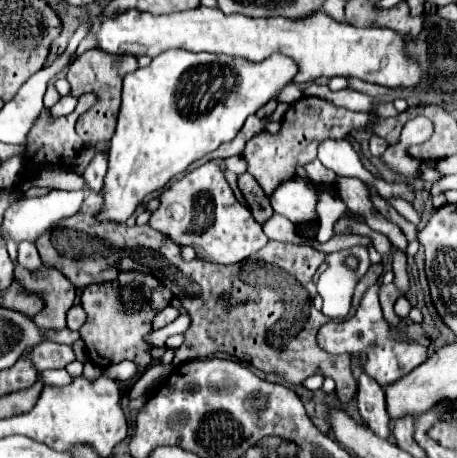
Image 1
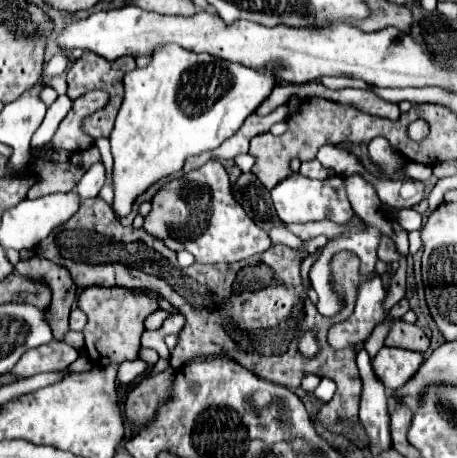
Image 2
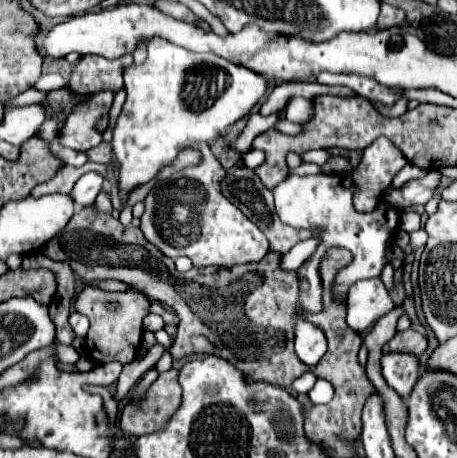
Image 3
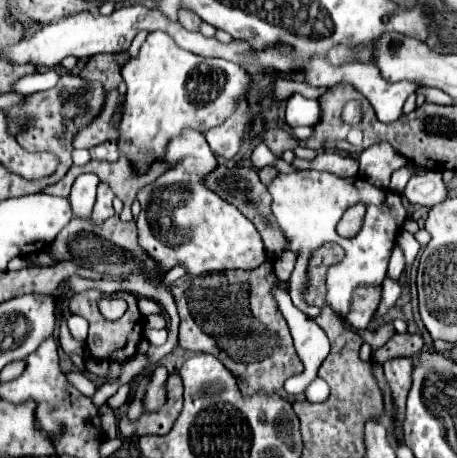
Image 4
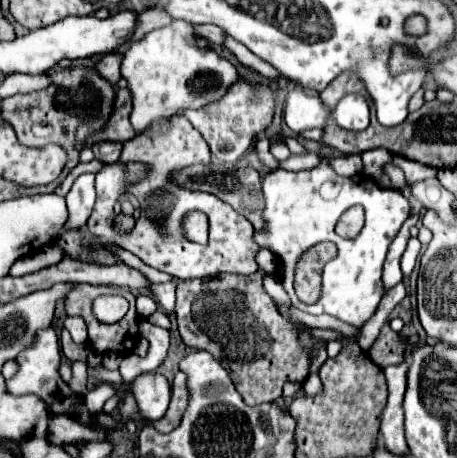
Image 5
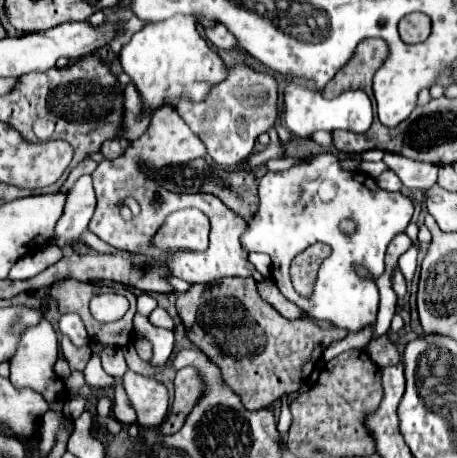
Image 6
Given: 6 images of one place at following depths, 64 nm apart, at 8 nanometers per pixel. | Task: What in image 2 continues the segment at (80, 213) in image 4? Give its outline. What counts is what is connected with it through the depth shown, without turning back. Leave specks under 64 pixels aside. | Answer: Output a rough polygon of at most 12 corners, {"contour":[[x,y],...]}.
{"contour":[[94,164],[76,184],[80,200],[100,194],[104,164]]}

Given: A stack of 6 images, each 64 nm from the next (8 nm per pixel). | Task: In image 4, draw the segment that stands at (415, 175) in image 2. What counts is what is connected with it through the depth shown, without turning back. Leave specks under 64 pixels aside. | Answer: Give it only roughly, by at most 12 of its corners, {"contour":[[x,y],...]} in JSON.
{"contour":[[398,168],[390,188],[402,192],[412,178],[412,168]]}

